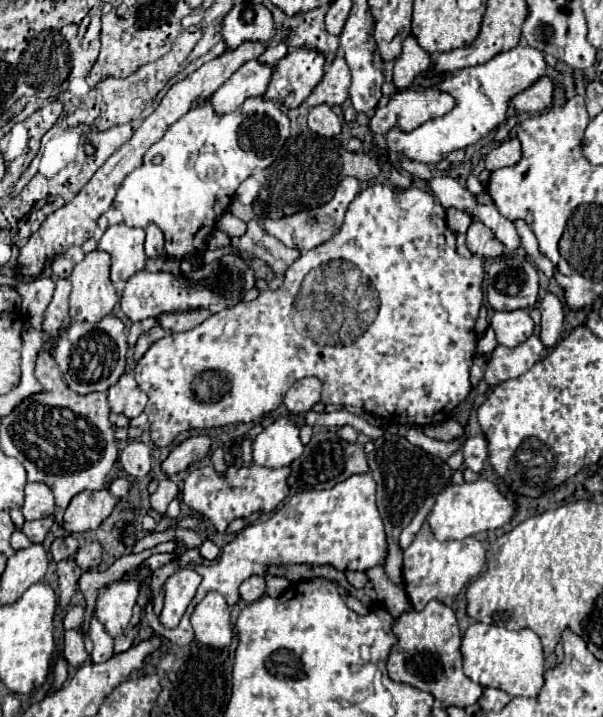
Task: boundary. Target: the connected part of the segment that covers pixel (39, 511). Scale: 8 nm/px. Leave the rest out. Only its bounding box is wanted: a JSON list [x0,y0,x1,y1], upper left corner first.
[23,483,55,521]

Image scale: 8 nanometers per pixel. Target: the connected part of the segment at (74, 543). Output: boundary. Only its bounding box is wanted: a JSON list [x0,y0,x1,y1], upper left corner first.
[51,535,79,561]

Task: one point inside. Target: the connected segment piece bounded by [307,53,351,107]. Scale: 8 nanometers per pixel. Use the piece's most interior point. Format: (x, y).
(334, 88)

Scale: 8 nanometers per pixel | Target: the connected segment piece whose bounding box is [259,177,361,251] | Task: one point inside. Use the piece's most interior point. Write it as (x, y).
(306, 230)

